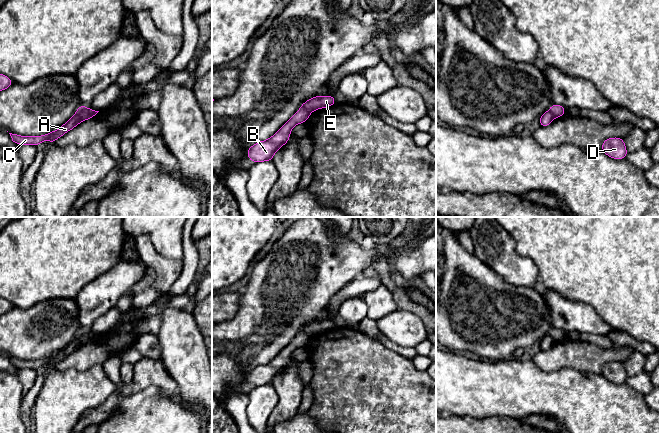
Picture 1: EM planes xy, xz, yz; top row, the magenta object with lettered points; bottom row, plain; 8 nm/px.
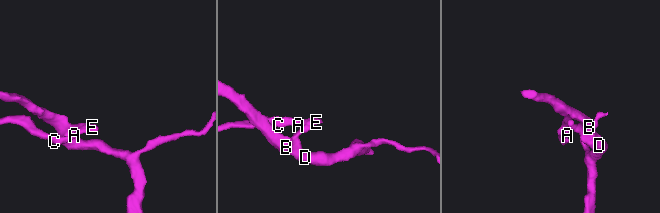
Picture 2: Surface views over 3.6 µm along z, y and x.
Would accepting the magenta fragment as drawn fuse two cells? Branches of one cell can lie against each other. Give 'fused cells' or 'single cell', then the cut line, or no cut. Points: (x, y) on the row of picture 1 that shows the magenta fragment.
fused cells; cut in xz along (300, 107), (310, 111)

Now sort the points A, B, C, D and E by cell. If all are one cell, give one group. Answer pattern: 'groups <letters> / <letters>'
groups A C E / B D

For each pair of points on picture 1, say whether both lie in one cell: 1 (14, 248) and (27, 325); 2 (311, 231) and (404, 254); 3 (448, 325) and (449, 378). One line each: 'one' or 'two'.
1: two
2: two
3: two

